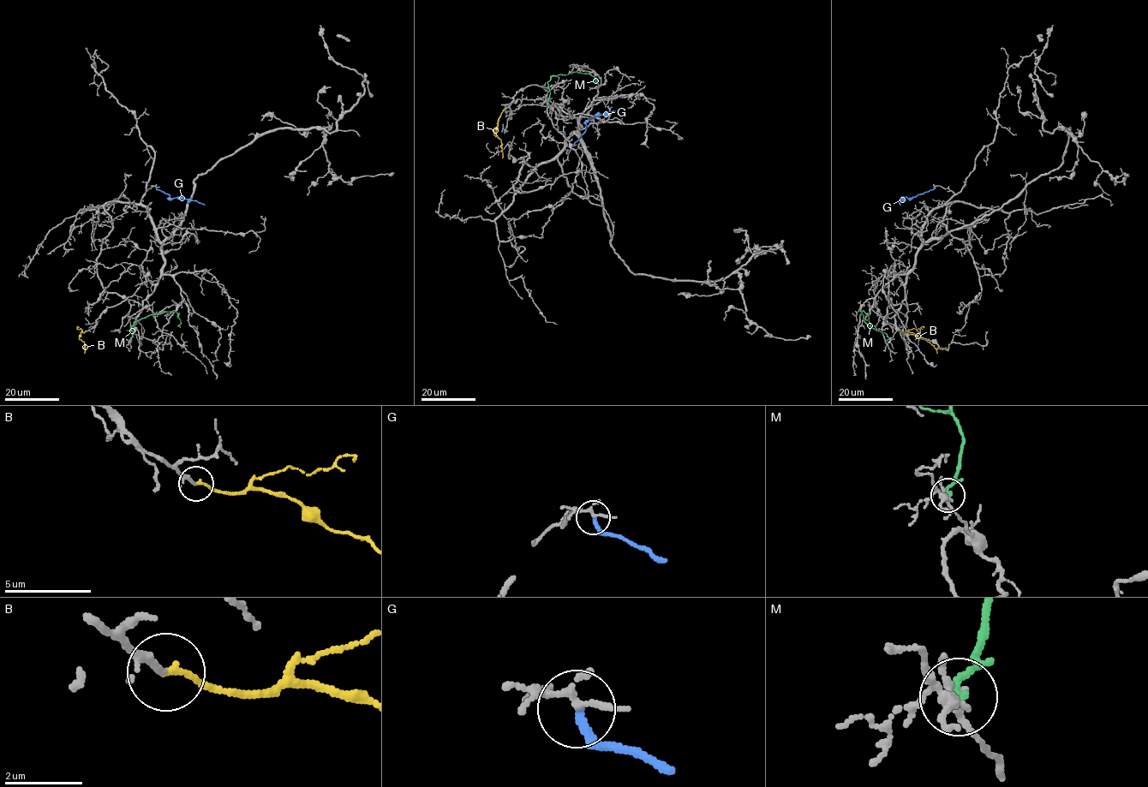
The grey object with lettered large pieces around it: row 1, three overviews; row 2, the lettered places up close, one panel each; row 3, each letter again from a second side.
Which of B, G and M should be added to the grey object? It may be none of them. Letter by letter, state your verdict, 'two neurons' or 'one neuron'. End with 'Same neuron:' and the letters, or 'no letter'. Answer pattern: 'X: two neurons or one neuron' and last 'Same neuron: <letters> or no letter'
B: one neuron
G: two neurons
M: two neurons
Same neuron: B

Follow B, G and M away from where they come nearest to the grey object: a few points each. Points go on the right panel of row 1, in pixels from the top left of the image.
B: (899, 330), (912, 332), (935, 348), (947, 348)
G: (935, 187), (911, 198), (905, 198), (900, 205)
M: (889, 338), (864, 321), (860, 313), (862, 311), (868, 316), (871, 327)

